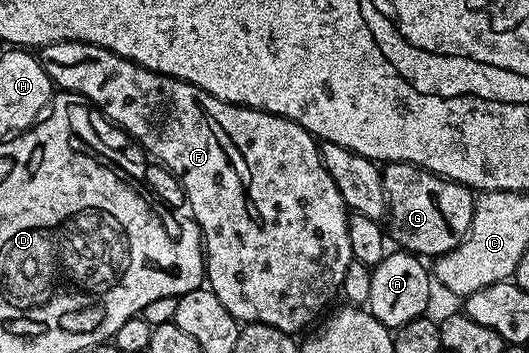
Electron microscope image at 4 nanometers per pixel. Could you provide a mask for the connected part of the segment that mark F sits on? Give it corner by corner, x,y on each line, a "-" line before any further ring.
62,40
46,44
44,48
38,49
37,55
43,64
45,74
49,74
51,83
56,89
64,92
76,92
88,104
94,104
115,127
123,129
152,161
160,160
179,179
179,184
183,187
182,195
186,197
193,218
199,224
199,231
203,233
206,287
210,288
213,294
217,294
217,298
221,298
221,306
225,306
225,310
229,310
229,314
233,314
235,320
248,324
264,324
265,326
273,326
282,332
299,334
299,331
334,296
340,295
345,270
349,270
352,262
349,234
347,233
349,210
341,198
341,190
337,190
333,178
329,178
329,170
325,170
325,166
321,162
319,144
310,132
306,132
301,126
297,126
297,122
284,116
274,116
261,110
242,108
236,104
221,102
221,98
213,98
213,94
201,90
201,86
193,86
184,80
154,72
145,66
134,64
132,60
121,58
101,46
93,46
76,40

